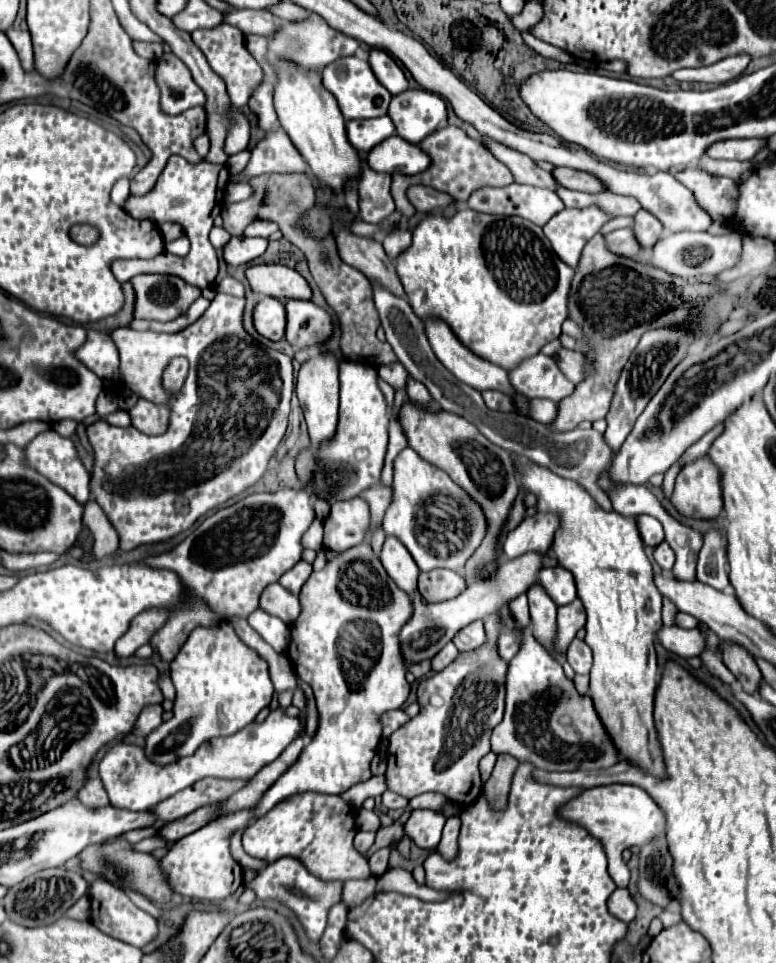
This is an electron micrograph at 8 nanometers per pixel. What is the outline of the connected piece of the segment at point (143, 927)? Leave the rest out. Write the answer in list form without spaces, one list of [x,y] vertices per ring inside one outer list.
[[[94,879],[90,881],[88,885],[88,897],[90,897],[90,905],[92,905],[92,911],[90,911],[90,921],[106,935],[114,937],[114,939],[120,939],[128,945],[134,945],[134,947],[146,947],[148,943],[152,943],[156,937],[158,937],[158,921],[148,915],[146,911],[138,909],[130,899],[128,895],[122,895],[122,891],[114,891],[114,887],[110,887],[110,883],[106,883],[104,879]]]

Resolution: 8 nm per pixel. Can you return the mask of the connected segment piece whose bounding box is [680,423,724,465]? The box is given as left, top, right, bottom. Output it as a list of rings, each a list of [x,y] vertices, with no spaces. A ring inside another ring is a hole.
[[[720,423],[720,425],[716,425],[712,431],[708,431],[702,439],[698,439],[694,445],[690,445],[690,447],[684,451],[684,455],[680,457],[680,463],[682,463],[682,465],[686,465],[686,463],[690,463],[690,461],[694,461],[694,459],[702,457],[702,455],[710,449],[710,445],[714,443],[714,439],[716,439],[722,431],[724,431],[724,425],[722,425],[722,423]]]

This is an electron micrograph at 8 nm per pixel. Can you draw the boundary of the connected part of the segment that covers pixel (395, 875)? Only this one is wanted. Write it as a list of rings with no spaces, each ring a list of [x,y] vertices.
[[[406,869],[386,871],[382,877],[378,877],[376,891],[398,891],[398,893],[404,893],[404,895],[414,895],[414,897],[424,899],[424,901],[442,899],[442,895],[438,895],[438,891],[430,891],[430,887],[416,883],[412,873],[406,871]]]

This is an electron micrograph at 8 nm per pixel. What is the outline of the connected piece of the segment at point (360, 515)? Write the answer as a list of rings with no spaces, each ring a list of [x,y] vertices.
[[[360,497],[334,501],[330,519],[324,523],[324,547],[330,551],[346,551],[360,545],[368,521],[370,511]]]

